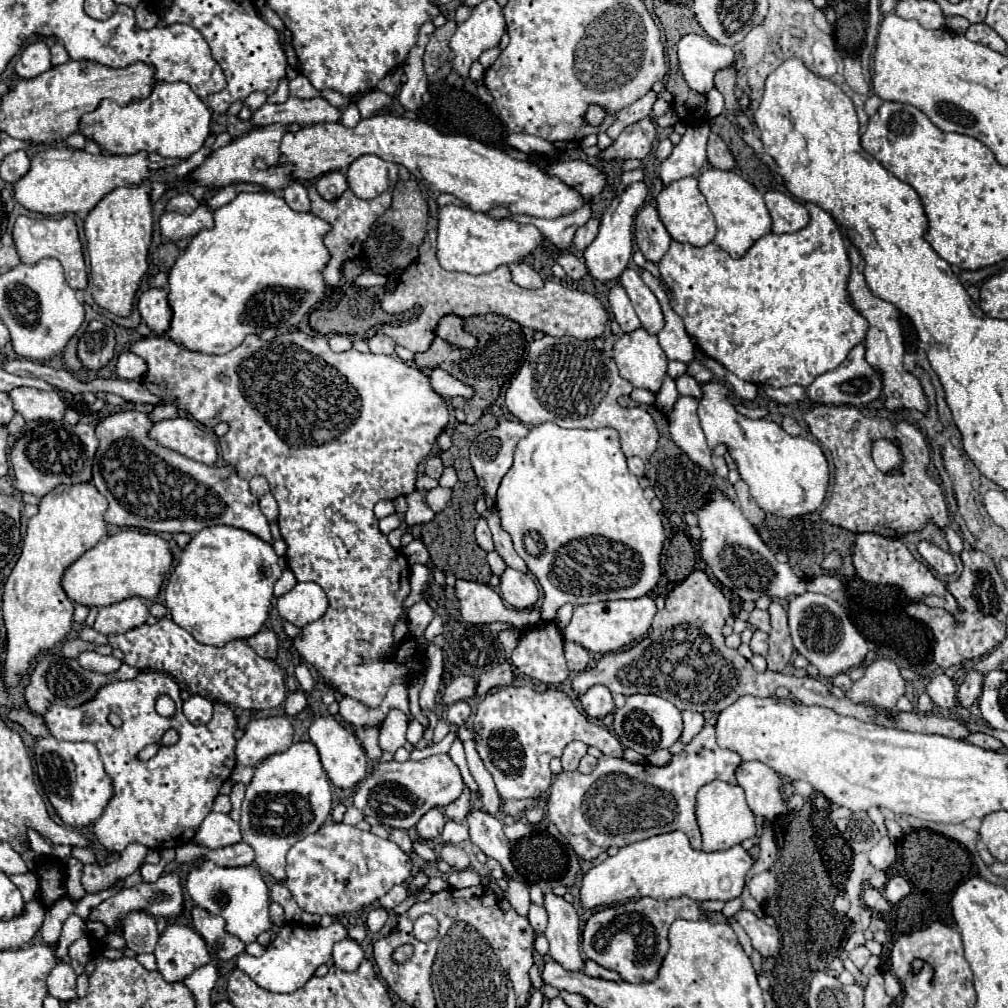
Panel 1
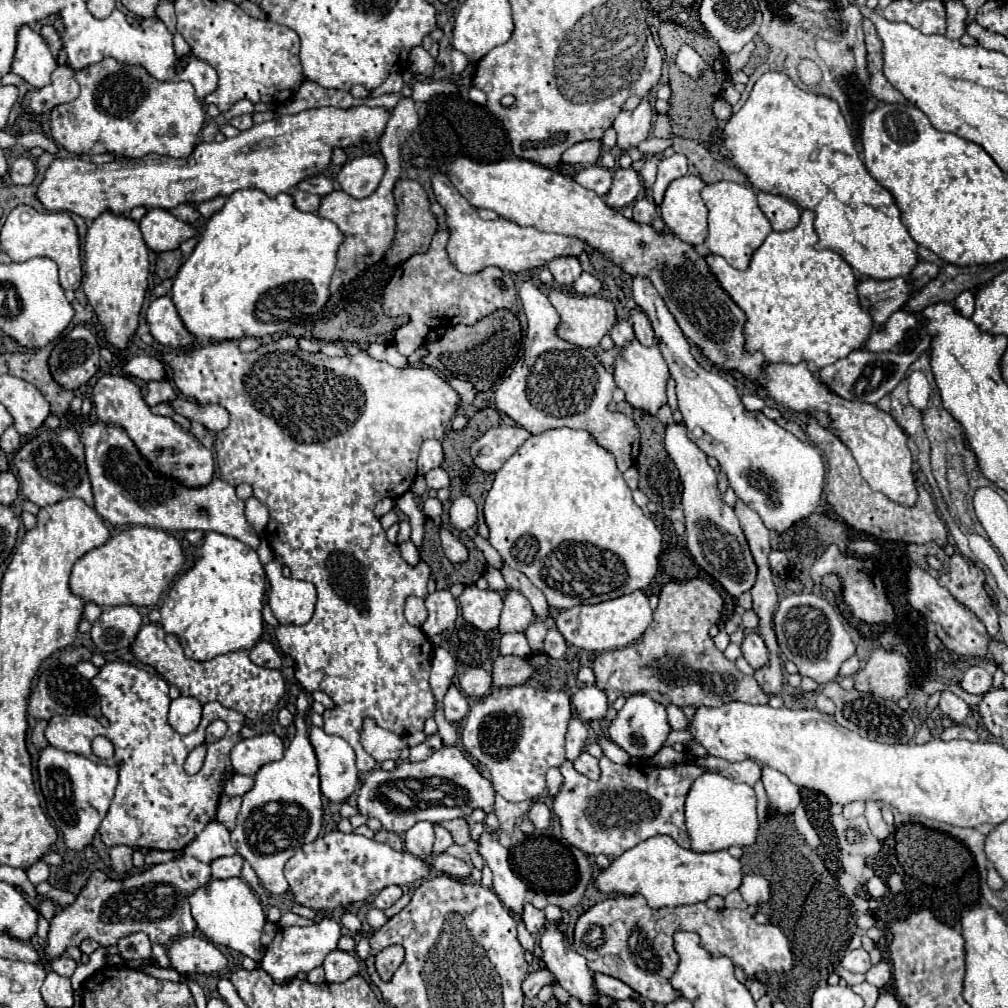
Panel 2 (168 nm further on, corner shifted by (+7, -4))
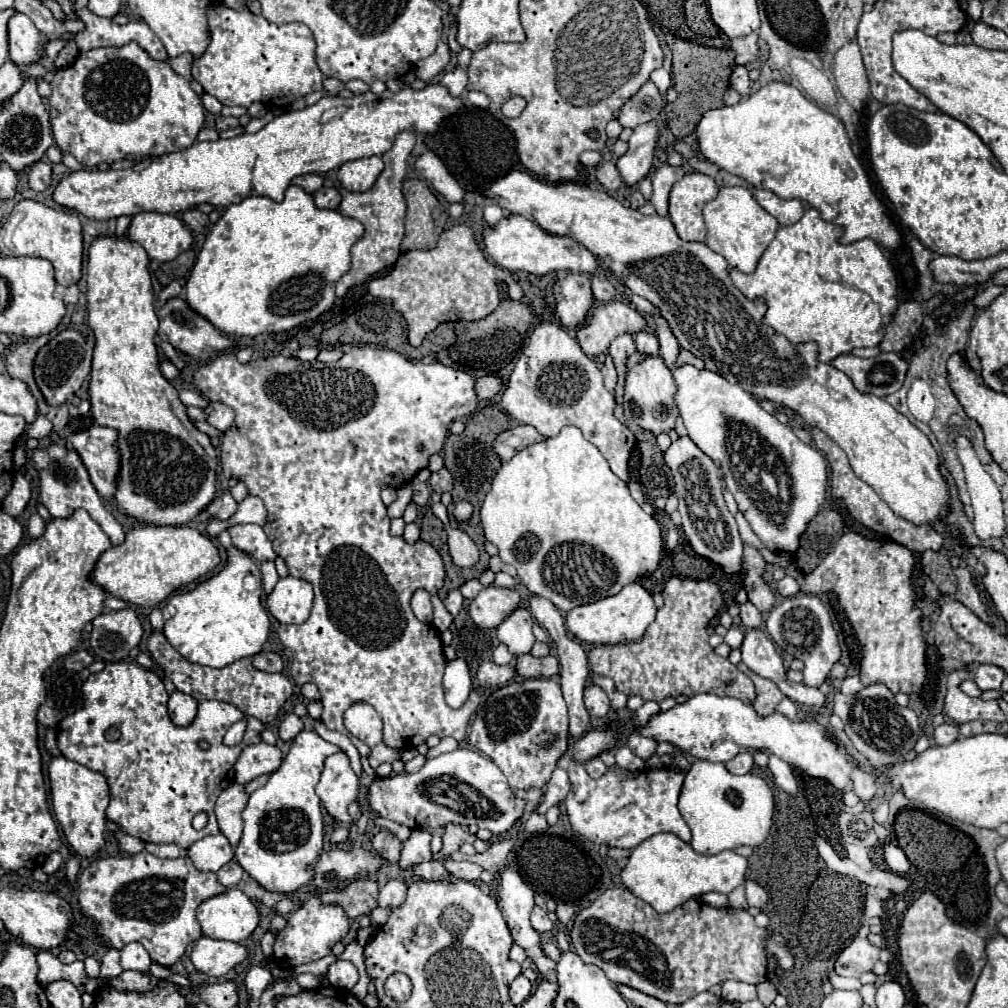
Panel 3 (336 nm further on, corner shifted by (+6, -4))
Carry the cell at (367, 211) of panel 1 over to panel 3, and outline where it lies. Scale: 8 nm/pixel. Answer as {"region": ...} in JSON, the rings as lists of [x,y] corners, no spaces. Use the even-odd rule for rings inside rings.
{"region":[[[401,132],[389,152],[385,152],[381,158],[385,162],[383,172],[379,174],[377,182],[367,190],[367,192],[347,192],[341,190],[341,204],[339,212],[359,220],[365,226],[365,236],[351,248],[351,270],[337,282],[337,296],[343,296],[349,288],[365,282],[373,274],[389,268],[401,254],[401,238],[403,238],[403,222],[407,214],[407,204],[403,198],[403,178],[407,172],[407,158],[413,150],[415,144],[415,134],[411,132]]]}

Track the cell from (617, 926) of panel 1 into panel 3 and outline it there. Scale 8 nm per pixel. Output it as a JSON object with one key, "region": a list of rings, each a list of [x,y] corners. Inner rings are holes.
{"region":[[[629,888],[605,890],[591,906],[581,910],[571,928],[571,942],[581,960],[599,966],[611,982],[631,986],[643,994],[673,1004],[687,1002],[695,994],[705,992],[715,984],[723,984],[725,980],[741,980],[749,984],[763,982],[767,954],[773,954],[781,968],[793,968],[793,956],[783,936],[759,928],[747,910],[713,908],[705,902],[689,900],[667,914],[659,914],[647,902],[633,896]]]}

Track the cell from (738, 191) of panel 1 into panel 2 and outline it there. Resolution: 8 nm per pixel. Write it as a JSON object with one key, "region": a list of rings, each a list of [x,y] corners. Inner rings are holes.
{"region":[[[722,180],[714,184],[706,184],[702,190],[702,200],[706,202],[708,212],[710,212],[708,214],[708,238],[706,238],[708,252],[722,256],[730,266],[738,270],[746,270],[754,250],[772,232],[768,218],[758,208],[754,188],[746,184]]]}

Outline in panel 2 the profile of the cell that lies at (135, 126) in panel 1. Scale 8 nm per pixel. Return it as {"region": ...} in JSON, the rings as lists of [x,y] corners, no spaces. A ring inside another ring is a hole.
{"region":[[[112,58],[92,64],[76,72],[80,96],[68,104],[56,106],[50,114],[52,136],[72,154],[114,154],[120,158],[142,158],[144,154],[162,154],[170,158],[186,158],[192,154],[205,124],[206,112],[201,101],[194,96],[190,82],[158,82],[144,68],[120,64]]]}

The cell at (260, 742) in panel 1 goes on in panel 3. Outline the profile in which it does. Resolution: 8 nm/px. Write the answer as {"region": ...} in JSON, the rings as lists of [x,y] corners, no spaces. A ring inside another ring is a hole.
{"region":[[[265,742],[245,746],[235,762],[235,780],[239,784],[247,784],[261,774],[275,772],[281,766],[281,756],[283,754],[277,746],[269,746]]]}

